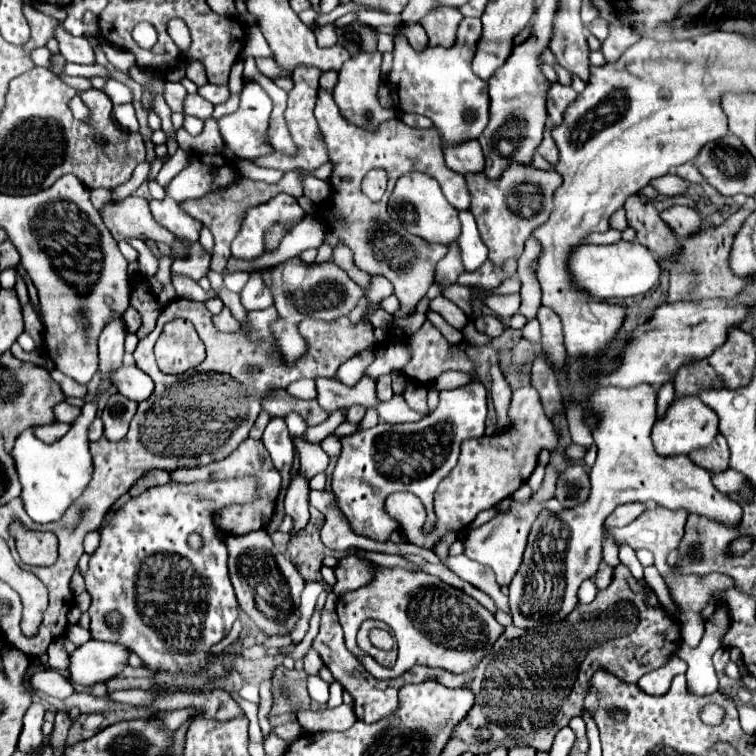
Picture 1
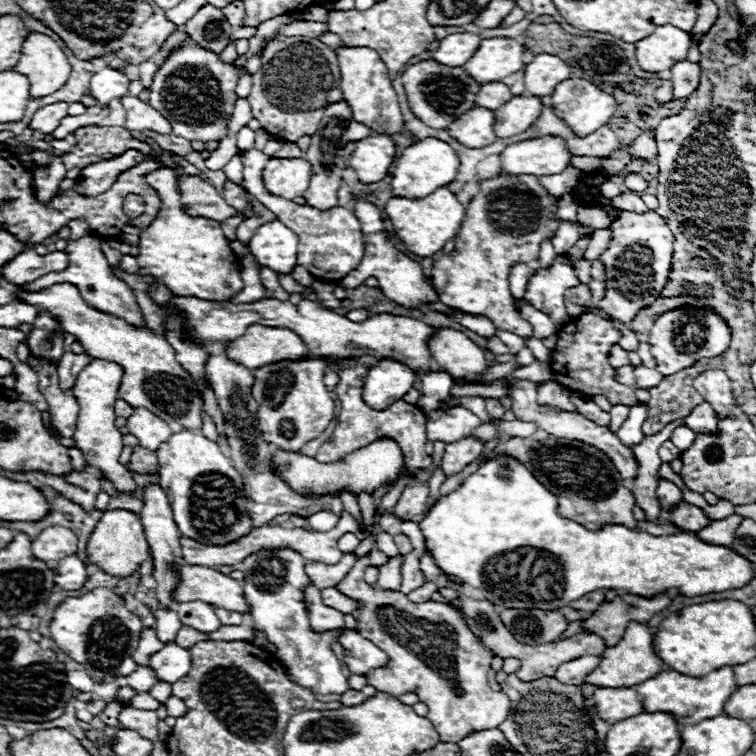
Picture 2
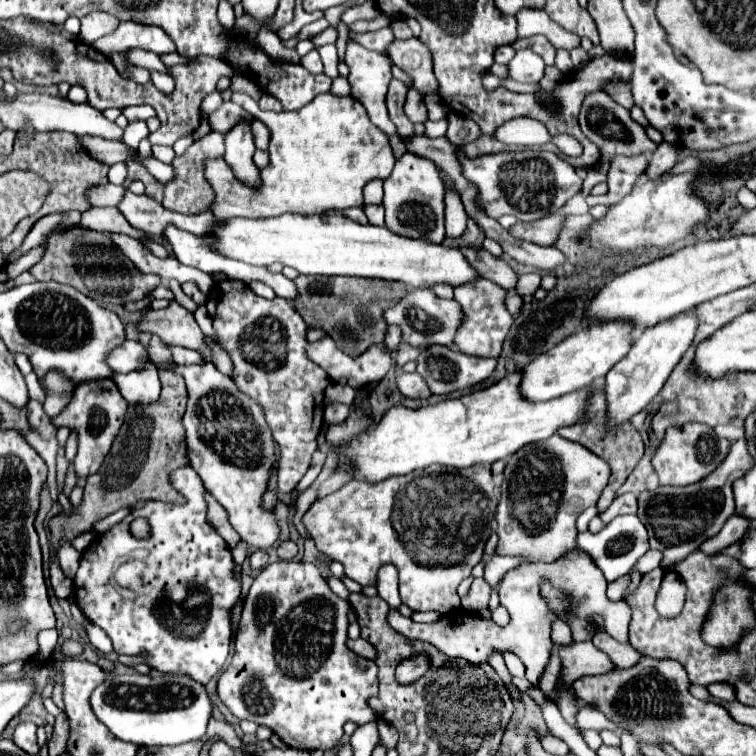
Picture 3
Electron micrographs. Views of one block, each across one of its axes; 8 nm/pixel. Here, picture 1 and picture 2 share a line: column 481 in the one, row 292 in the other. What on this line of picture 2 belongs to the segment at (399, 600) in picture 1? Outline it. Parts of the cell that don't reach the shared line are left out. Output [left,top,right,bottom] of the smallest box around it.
[598,210,674,324]

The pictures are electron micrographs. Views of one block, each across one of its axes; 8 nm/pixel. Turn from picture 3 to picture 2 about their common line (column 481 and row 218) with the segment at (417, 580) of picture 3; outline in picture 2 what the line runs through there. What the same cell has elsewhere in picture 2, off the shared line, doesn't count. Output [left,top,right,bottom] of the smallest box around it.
[430,172,560,338]

